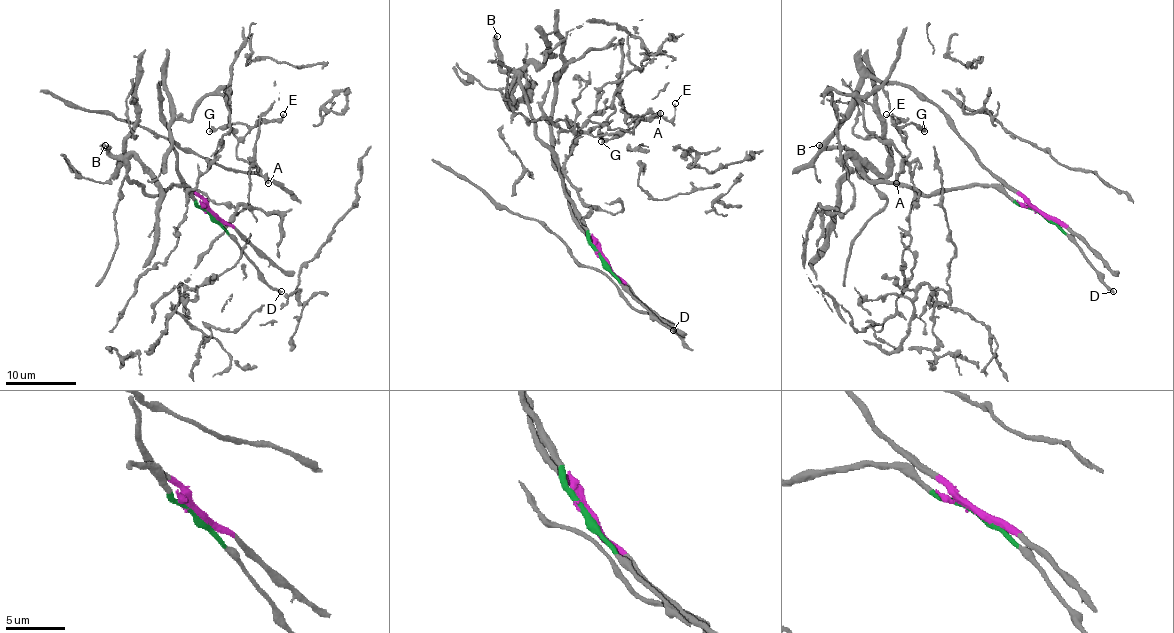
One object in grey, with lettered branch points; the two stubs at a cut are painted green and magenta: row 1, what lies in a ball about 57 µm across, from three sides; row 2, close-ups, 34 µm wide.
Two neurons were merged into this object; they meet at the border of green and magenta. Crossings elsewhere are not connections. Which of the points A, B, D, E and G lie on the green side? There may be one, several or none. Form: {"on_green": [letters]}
{"on_green": ["B", "D"]}

